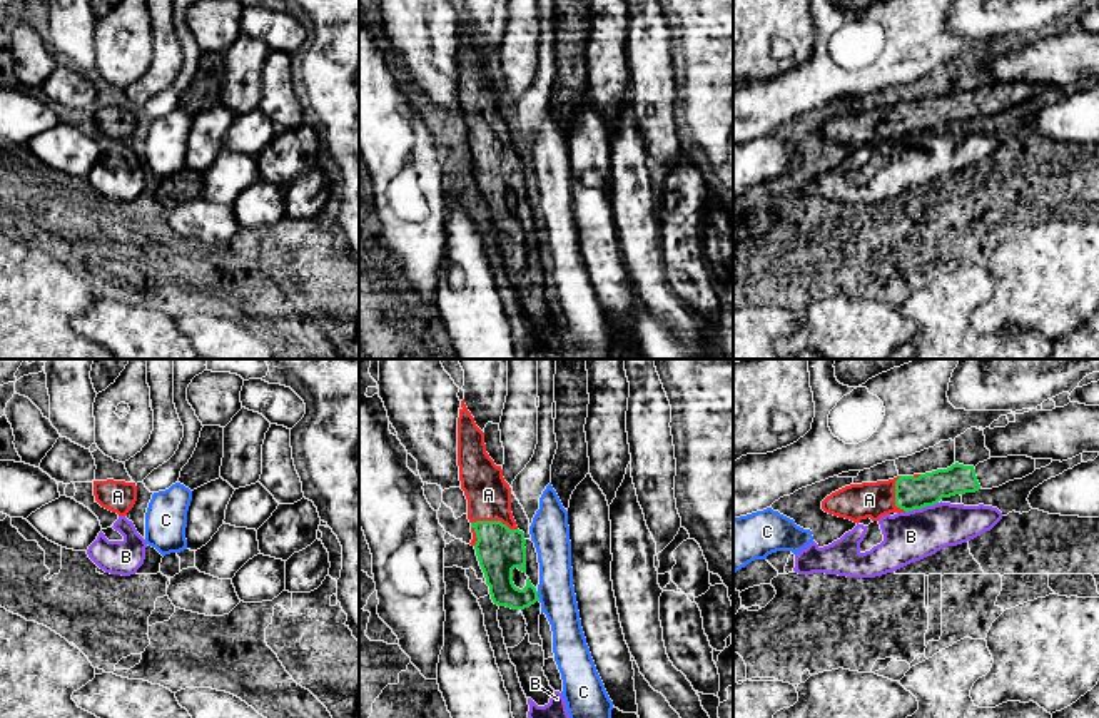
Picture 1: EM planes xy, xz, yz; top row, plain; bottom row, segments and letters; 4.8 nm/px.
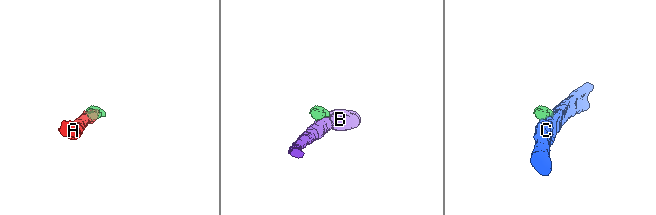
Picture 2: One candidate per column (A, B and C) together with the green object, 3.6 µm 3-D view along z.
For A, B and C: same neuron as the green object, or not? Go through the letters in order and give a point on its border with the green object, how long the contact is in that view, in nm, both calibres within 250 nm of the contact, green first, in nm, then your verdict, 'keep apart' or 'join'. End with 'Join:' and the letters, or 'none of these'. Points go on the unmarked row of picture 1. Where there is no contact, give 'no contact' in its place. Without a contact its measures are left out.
A: contact xz (495, 147); length 220 nm; calibres 220 and 220 nm; join
B: contact yz (921, 134); length 170 nm; calibres 160 and 240 nm; keep apart
C: contact xz (536, 222); length 50 nm; calibres 160 and 180 nm; keep apart
Join: A

